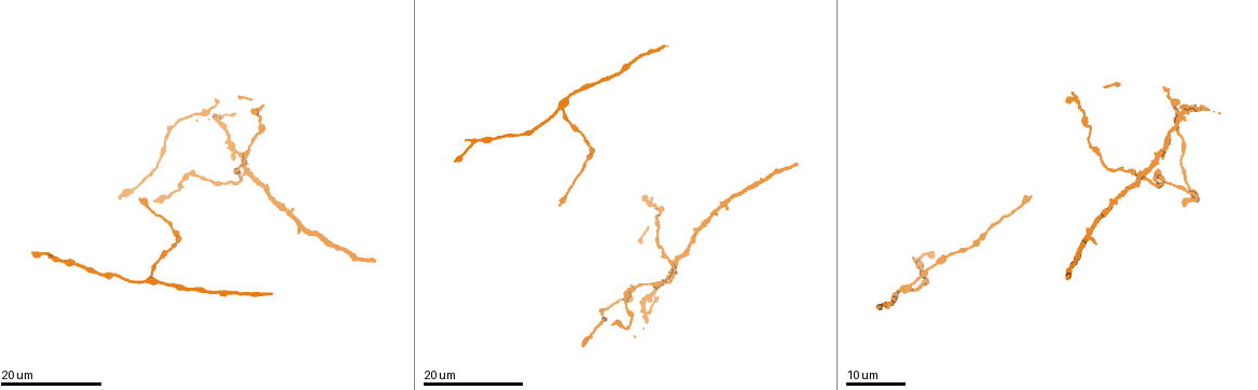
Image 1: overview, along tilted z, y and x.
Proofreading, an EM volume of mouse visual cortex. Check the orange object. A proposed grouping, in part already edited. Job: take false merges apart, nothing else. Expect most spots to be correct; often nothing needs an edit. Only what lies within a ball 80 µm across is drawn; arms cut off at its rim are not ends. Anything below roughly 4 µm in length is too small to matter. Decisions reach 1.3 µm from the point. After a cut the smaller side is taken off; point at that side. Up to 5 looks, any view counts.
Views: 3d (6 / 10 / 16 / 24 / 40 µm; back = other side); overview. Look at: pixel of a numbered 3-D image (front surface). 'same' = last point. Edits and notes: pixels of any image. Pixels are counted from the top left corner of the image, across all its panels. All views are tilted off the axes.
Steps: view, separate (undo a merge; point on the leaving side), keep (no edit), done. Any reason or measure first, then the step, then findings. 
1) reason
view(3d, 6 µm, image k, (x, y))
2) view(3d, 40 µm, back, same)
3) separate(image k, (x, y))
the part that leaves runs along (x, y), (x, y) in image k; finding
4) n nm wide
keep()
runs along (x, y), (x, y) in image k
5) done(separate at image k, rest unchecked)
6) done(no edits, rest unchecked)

calibre changes
view(3d, 24 µm, image 1, (1186, 193))

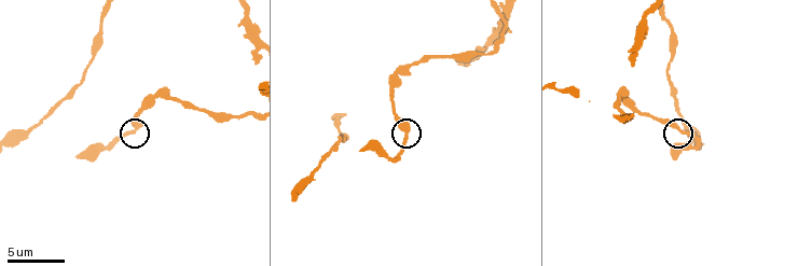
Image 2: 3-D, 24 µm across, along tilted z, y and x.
closer look
view(3d, 6 µm, image 2, (680, 127))

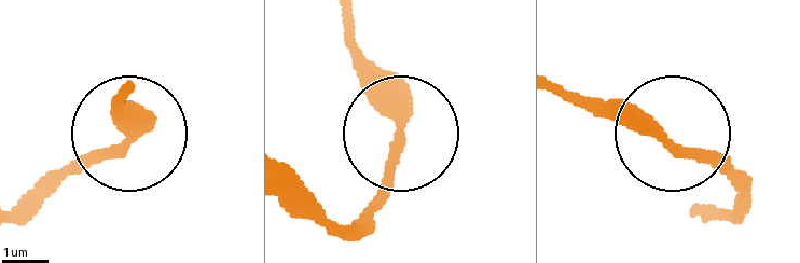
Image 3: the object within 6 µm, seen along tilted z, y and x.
330 nm wide
keep()
runs along (346, 24), (368, 94), (401, 141), (363, 232) in image 3; all the same neuron

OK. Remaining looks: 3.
sudden change in width
view(3d, 10 µm, image 2, (674, 102))

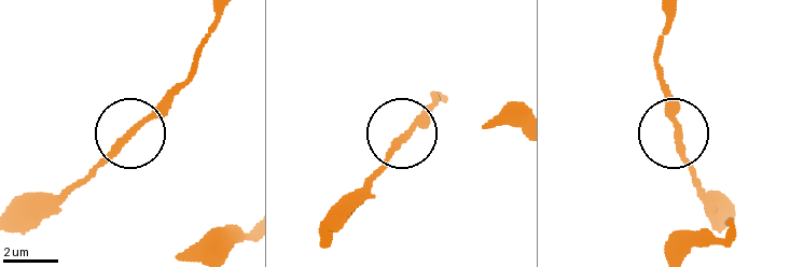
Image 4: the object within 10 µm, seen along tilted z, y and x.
200 nm wide
keep()
runs along (668, 18), (656, 53), (665, 113), (704, 192) in image 4; all the same neuron

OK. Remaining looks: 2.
view(3d, 16 µm, image 1, (241, 178))

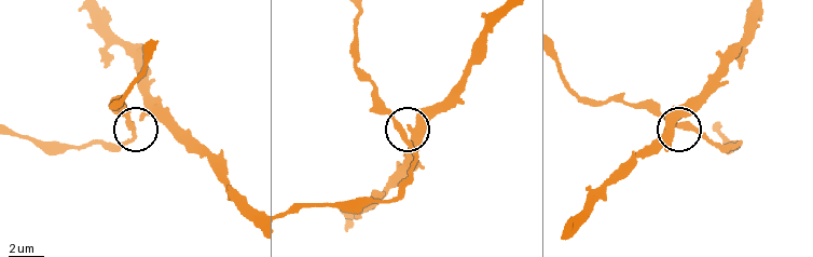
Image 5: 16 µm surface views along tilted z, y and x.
view(3d, 6 µm, image 5, (680, 125))

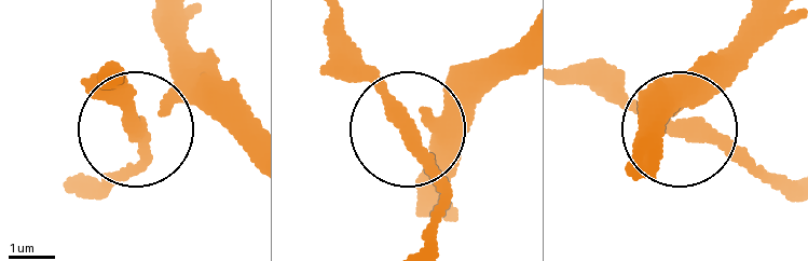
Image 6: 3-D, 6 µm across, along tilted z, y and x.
keep()
one neuron here

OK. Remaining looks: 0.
done(no edits, rest unchecked)

